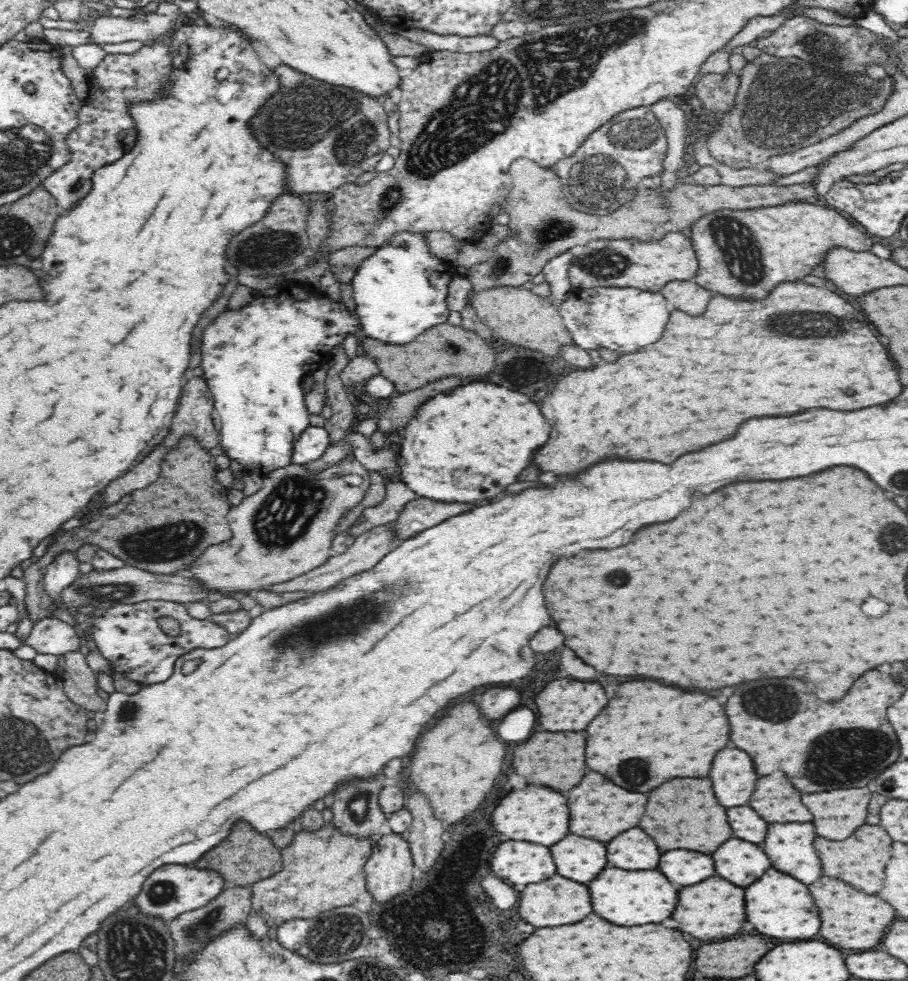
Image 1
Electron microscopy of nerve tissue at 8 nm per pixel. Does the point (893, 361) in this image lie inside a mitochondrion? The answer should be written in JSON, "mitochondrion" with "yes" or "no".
{"mitochondrion":"no"}

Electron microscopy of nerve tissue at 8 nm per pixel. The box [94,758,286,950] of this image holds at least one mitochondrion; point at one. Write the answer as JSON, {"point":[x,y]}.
{"point":[202,928]}

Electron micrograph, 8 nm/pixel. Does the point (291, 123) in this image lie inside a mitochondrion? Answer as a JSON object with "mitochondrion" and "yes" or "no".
{"mitochondrion":"yes"}

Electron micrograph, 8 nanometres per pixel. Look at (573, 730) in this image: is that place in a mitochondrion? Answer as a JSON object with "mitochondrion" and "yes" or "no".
{"mitochondrion":"no"}

